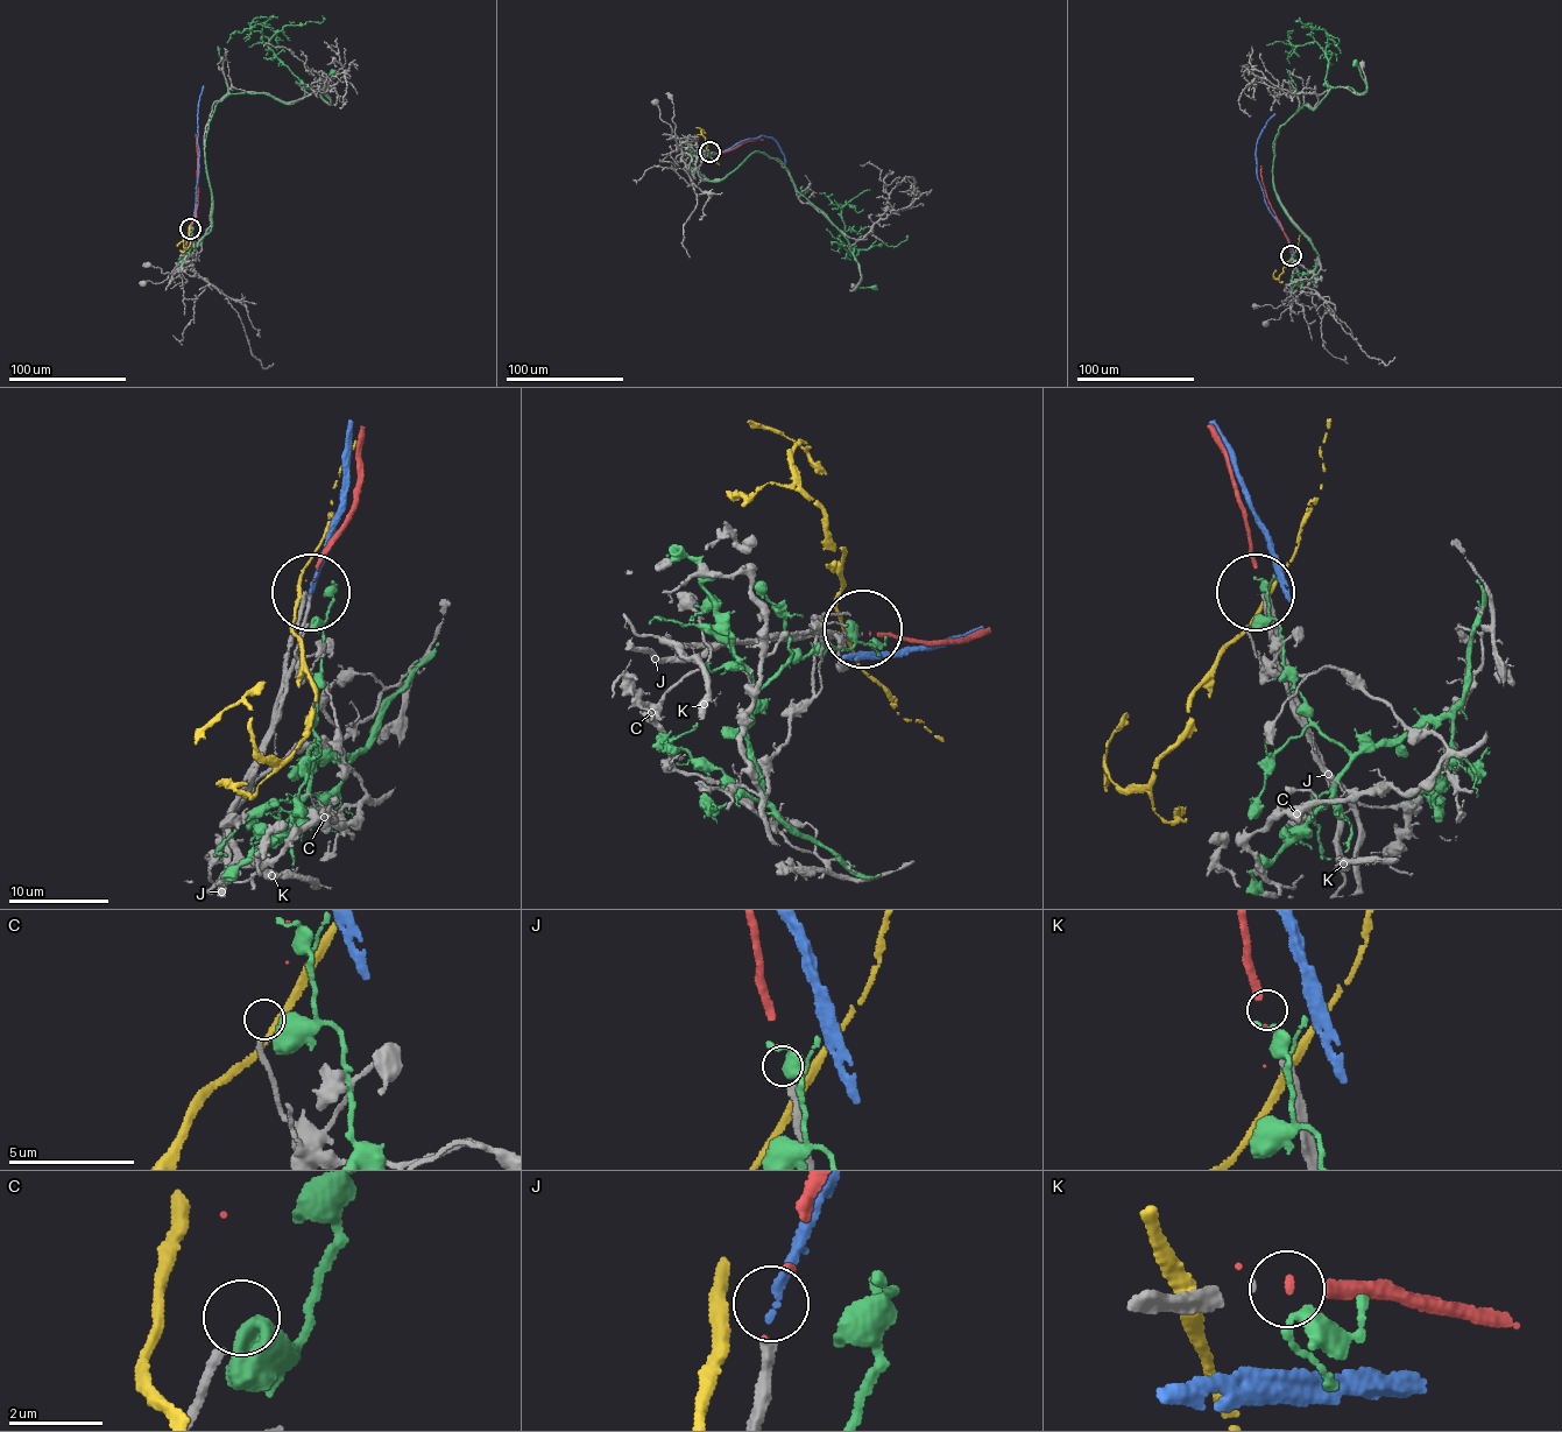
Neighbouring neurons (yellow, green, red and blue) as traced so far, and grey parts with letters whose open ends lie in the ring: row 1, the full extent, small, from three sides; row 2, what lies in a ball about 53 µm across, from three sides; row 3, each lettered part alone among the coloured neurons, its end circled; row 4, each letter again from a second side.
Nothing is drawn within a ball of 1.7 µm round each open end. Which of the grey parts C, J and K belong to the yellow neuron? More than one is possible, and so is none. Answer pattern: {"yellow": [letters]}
{"yellow": []}

